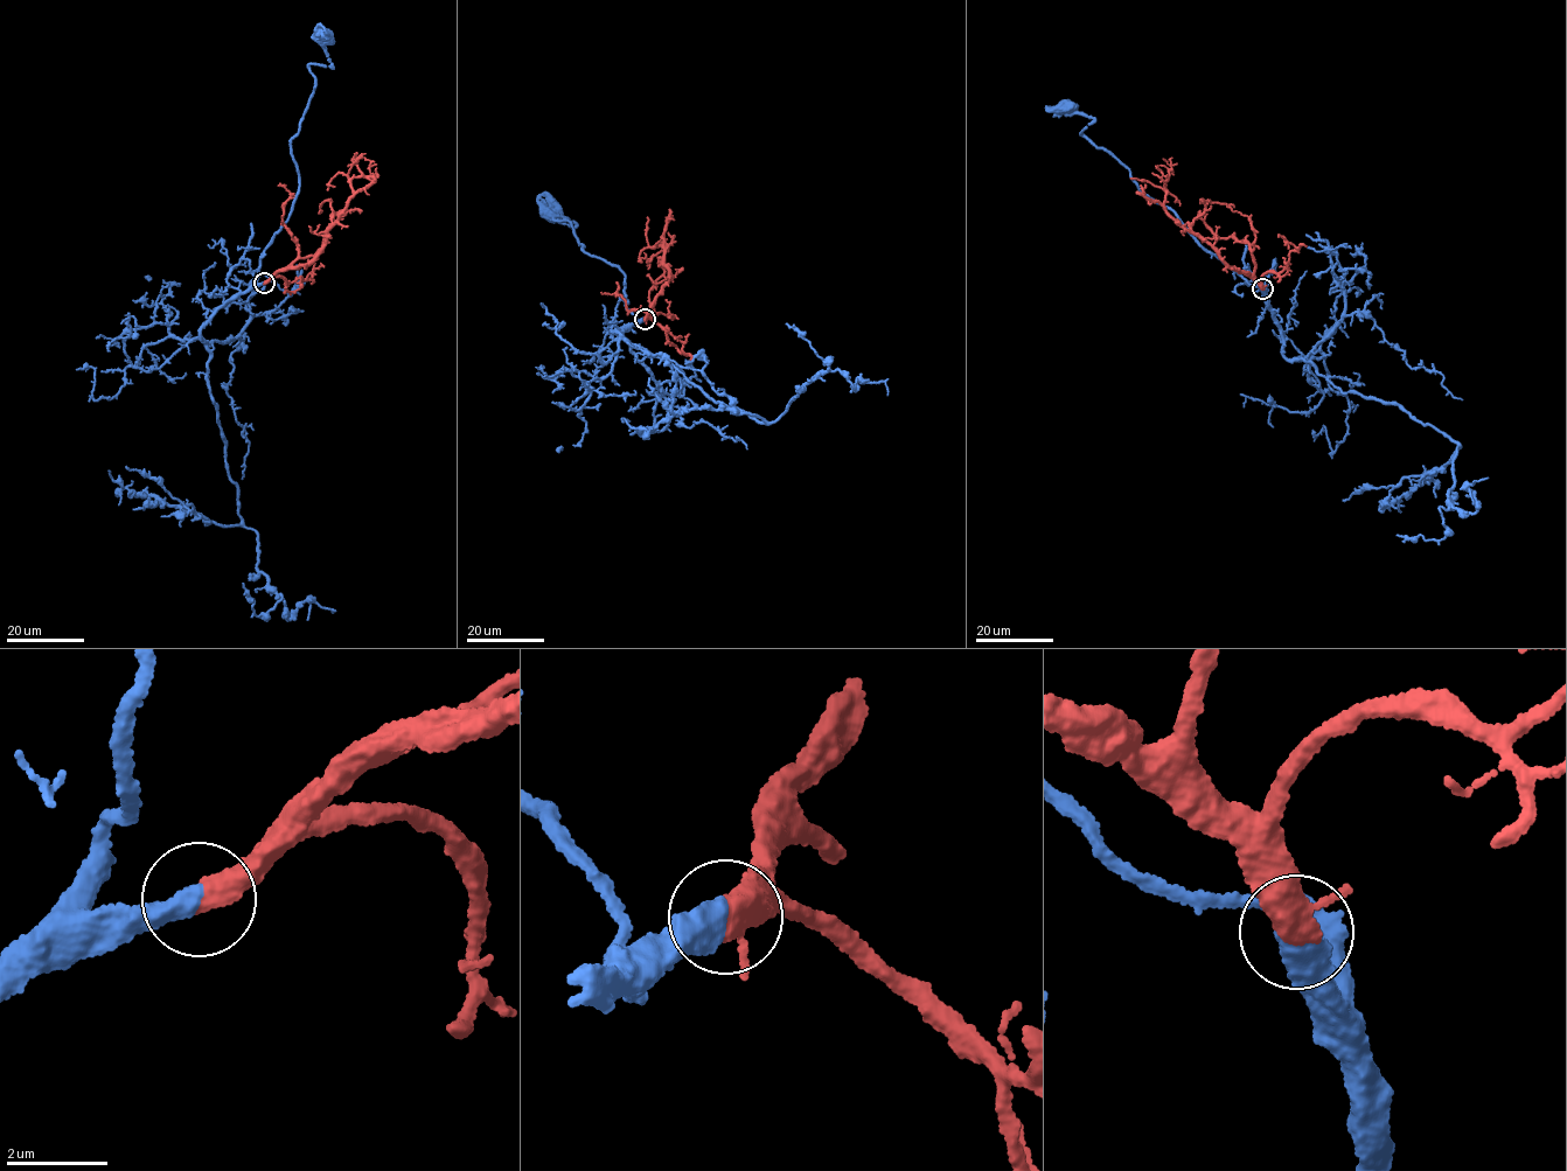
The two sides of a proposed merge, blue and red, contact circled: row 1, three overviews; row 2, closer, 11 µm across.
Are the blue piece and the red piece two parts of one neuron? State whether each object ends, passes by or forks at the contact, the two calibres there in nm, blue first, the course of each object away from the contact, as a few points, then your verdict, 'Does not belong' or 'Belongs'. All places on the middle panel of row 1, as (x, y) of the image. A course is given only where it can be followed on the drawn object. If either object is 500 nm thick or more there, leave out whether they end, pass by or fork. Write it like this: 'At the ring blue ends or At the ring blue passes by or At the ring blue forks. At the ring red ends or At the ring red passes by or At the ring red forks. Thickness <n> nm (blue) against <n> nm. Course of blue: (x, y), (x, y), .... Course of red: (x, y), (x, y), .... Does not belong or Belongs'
Thickness 550 nm (blue) against 400 nm. Course of blue: (643, 319), (626, 307), (618, 267), (583, 249), (571, 222), (554, 218), (573, 221), (554, 211). Course of red: (645, 319), (670, 273), (663, 263), (663, 237), (654, 246), (662, 249), (650, 262), (654, 255). Belongs

